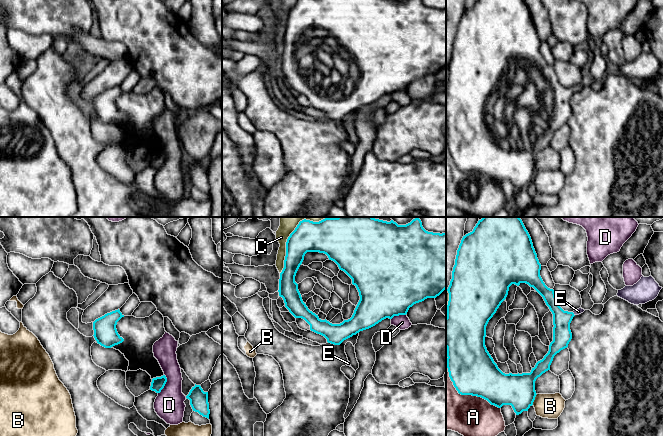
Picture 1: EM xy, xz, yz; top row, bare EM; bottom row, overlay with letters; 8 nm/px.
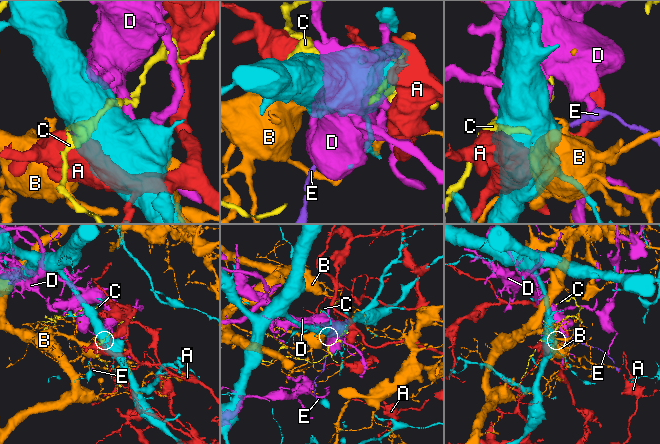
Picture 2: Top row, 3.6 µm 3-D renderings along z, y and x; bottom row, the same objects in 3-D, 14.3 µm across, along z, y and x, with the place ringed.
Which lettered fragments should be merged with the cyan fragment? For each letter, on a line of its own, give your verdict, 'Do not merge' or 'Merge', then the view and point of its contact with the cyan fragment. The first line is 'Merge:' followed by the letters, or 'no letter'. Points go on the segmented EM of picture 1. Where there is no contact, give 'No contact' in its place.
Merge: E
A: Do not merge. Touches cyan at yz (463, 394)
B: Do not merge. Touches cyan at yz (534, 399)
C: Do not merge. Touches cyan at xz (295, 228)
D: Do not merge. Touches cyan at xy (165, 383)
E: Merge. Touches cyan at yz (573, 314)

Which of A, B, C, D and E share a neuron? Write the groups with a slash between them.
A / B / C / D / E

